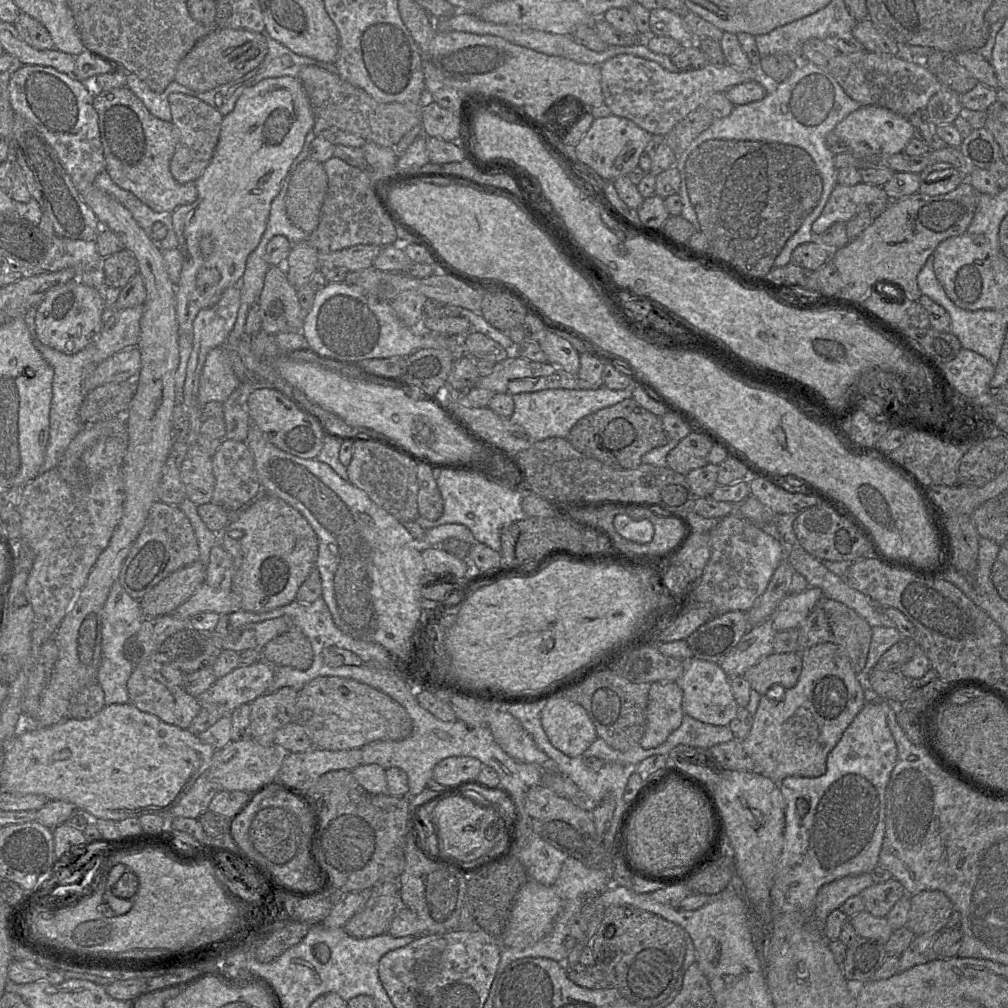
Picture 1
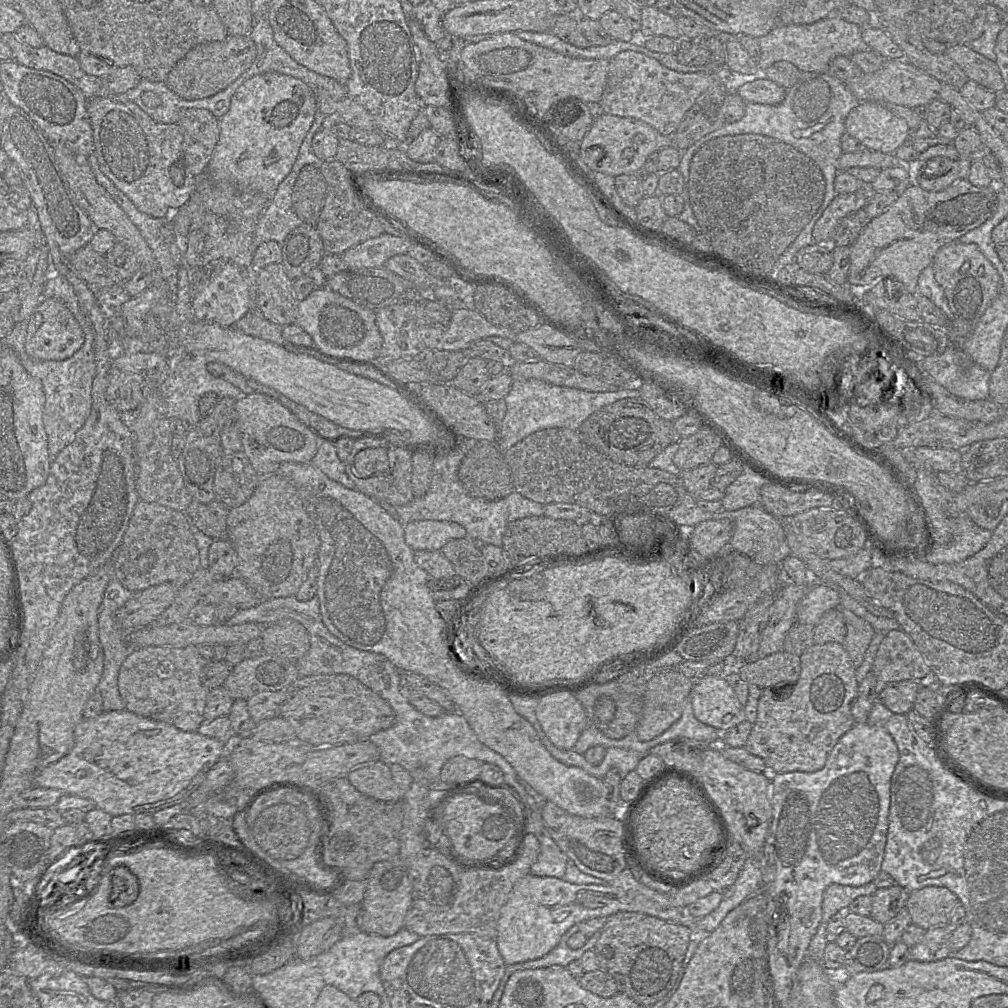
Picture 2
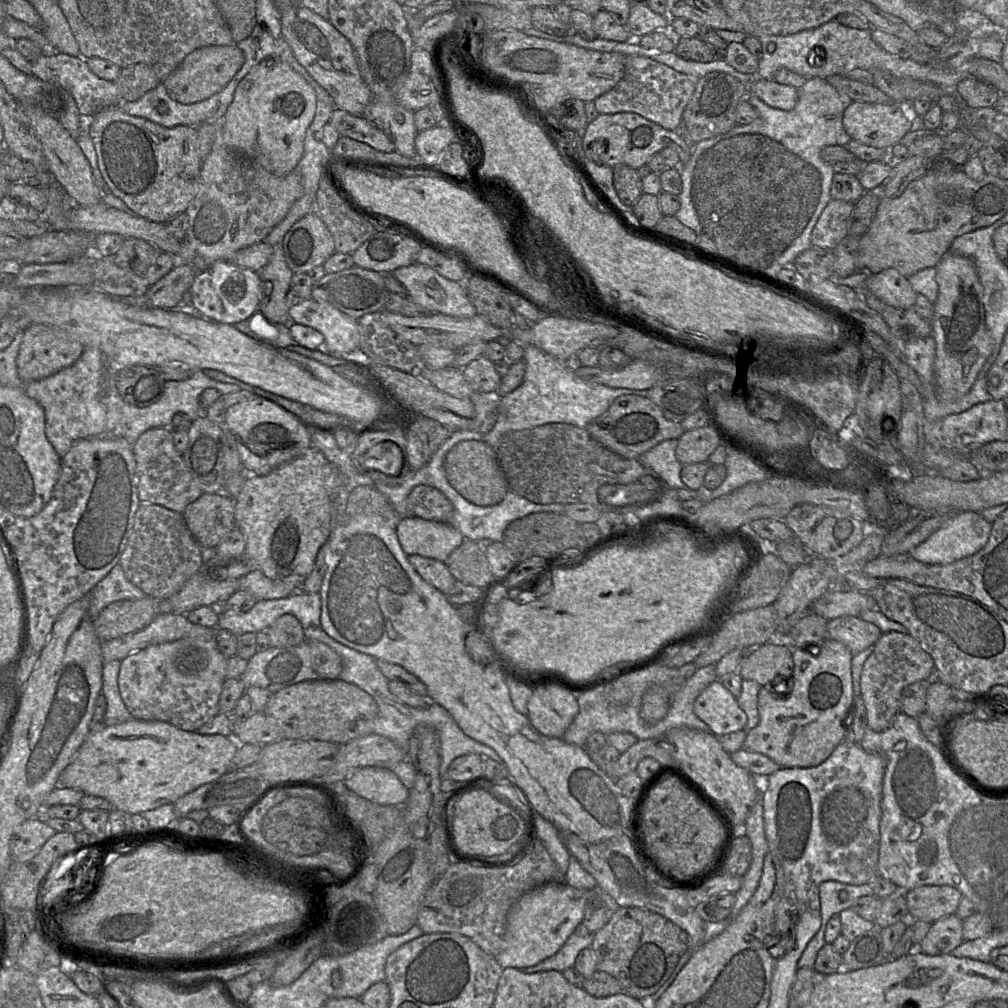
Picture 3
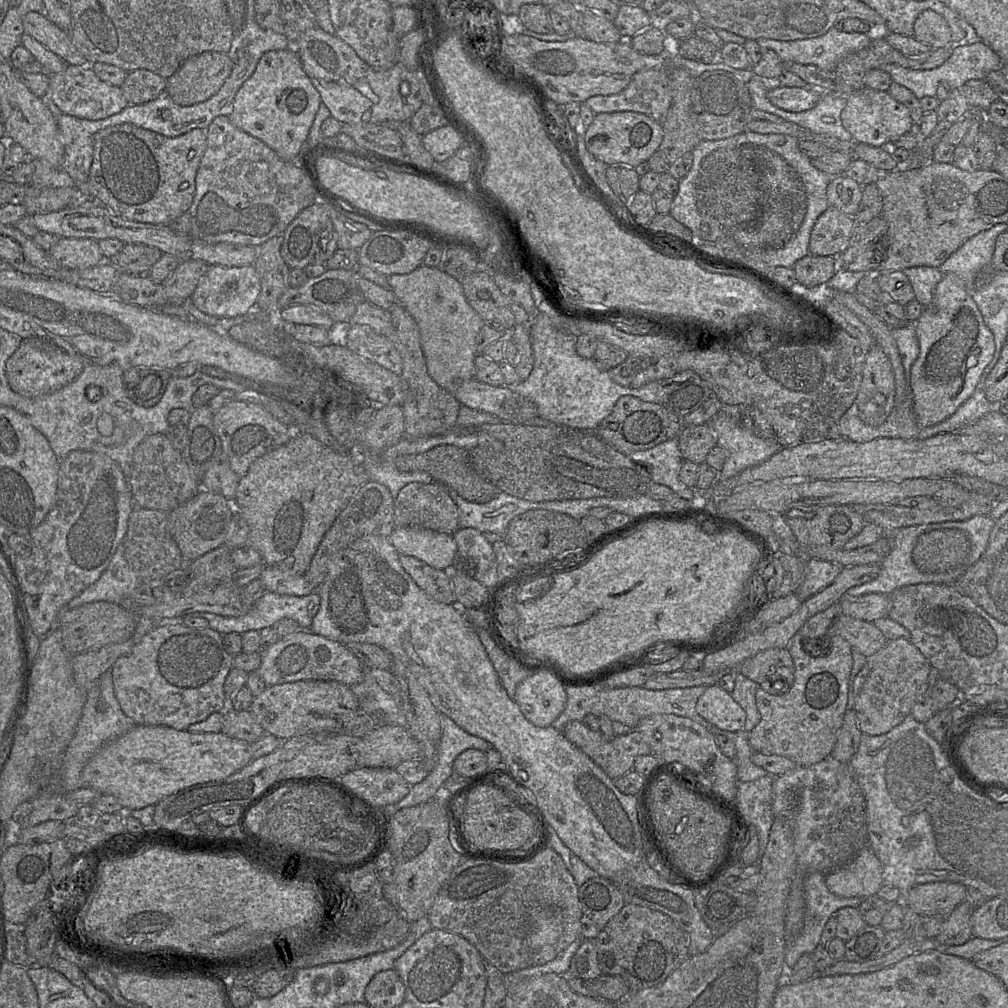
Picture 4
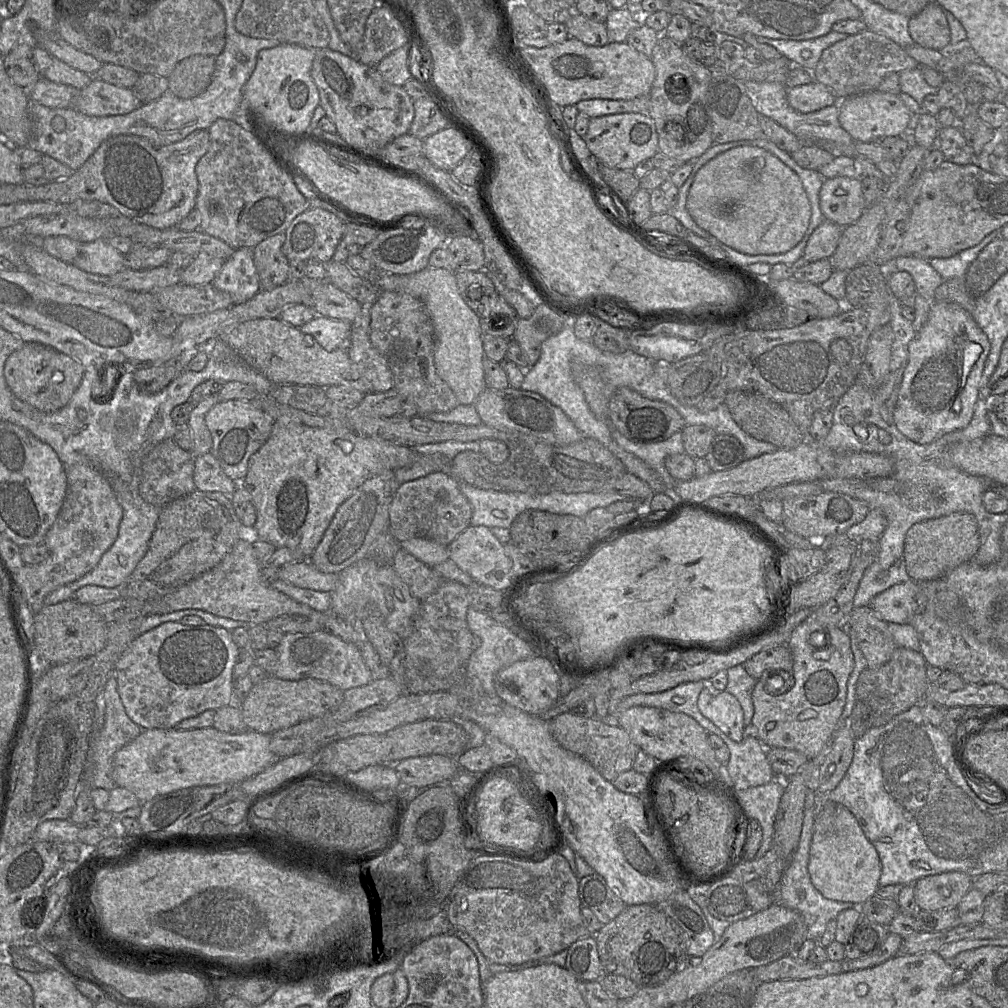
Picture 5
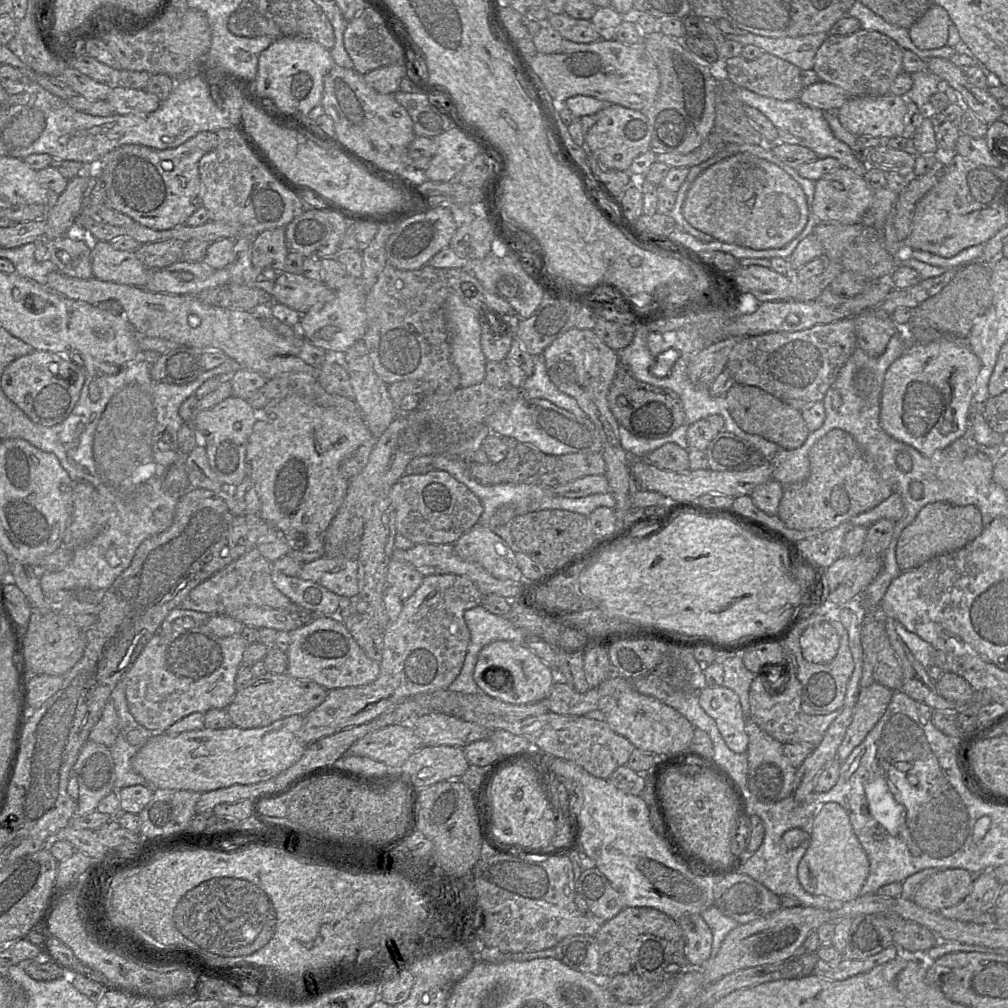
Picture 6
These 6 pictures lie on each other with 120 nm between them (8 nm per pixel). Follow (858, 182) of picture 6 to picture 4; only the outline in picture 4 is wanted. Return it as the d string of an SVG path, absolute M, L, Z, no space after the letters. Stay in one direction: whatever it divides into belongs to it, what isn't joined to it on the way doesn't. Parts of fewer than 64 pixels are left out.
M844 175L832 177L827 186L829 206L854 217L862 198L862 187L853 179Z

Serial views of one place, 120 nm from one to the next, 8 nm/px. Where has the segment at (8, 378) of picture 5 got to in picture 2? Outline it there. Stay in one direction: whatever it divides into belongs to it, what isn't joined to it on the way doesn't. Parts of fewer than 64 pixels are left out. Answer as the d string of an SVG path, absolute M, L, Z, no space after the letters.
M43 298L27 324L25 351L35 360L62 361L74 355L84 344L84 332L64 303L58 298Z

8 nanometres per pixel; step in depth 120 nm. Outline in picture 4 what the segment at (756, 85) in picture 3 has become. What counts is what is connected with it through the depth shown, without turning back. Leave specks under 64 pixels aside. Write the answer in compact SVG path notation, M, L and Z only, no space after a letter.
M779 86L768 91L772 104L789 112L802 112L813 108L821 97L820 90L807 87Z

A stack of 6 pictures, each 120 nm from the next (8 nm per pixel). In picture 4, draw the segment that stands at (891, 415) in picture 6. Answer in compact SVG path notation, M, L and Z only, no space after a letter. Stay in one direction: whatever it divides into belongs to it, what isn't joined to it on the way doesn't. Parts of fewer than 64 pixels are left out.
M946 273L937 284L932 301L915 323L919 355L910 369L912 410L921 427L935 425L951 416L974 392L995 352L994 336L968 294L964 282L954 273Z

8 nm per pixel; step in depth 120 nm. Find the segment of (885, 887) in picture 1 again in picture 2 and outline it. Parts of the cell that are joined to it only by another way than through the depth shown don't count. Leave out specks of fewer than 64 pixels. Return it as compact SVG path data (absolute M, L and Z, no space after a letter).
M900 885L877 888L872 896L871 917L882 924L892 920L902 908L906 907L909 892Z

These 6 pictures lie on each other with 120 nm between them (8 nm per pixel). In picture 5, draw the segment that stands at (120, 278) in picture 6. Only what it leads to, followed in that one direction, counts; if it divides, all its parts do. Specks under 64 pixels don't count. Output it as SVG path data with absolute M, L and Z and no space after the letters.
M105 239L82 243L72 264L85 272L106 277L125 268L124 255Z

